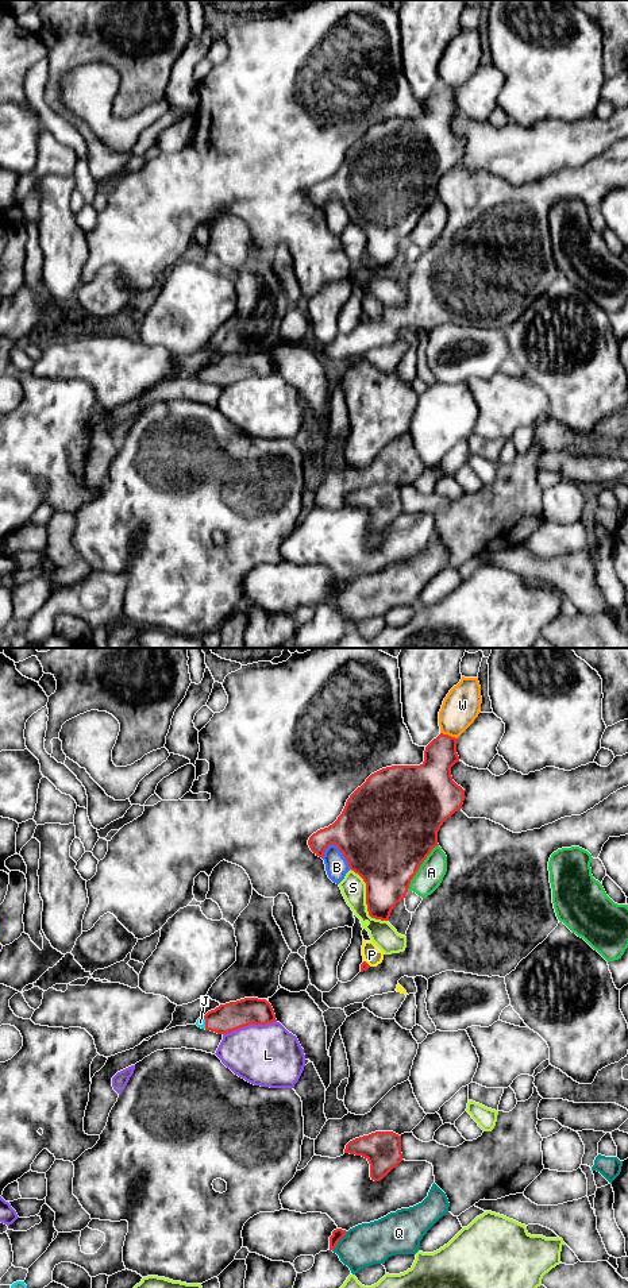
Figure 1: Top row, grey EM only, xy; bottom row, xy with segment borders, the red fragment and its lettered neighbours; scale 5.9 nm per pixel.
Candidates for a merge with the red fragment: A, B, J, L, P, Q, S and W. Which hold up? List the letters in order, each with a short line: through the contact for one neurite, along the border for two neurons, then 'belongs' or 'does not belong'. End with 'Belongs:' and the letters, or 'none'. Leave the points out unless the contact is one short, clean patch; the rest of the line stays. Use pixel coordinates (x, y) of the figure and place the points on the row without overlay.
A: does not belong
B: does not belong
J: line xy (226, 370), (205, 374), (200, 374); belongs
L: does not belong
P: line xy (363, 312), (370, 317); does not belong
Q: does not belong
S: does not belong
W: does not belong
Belongs: J

